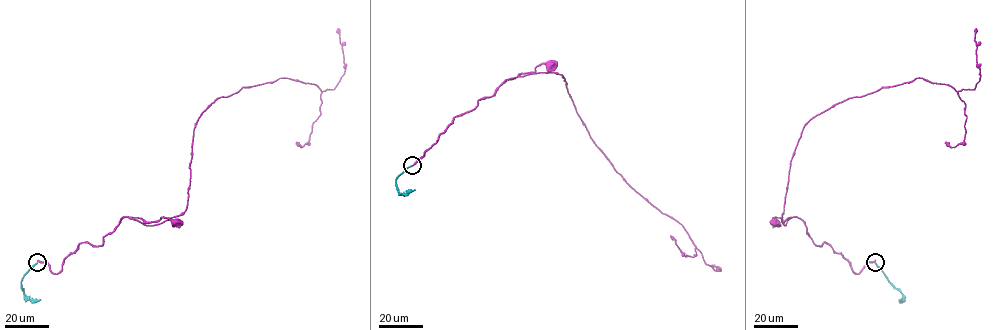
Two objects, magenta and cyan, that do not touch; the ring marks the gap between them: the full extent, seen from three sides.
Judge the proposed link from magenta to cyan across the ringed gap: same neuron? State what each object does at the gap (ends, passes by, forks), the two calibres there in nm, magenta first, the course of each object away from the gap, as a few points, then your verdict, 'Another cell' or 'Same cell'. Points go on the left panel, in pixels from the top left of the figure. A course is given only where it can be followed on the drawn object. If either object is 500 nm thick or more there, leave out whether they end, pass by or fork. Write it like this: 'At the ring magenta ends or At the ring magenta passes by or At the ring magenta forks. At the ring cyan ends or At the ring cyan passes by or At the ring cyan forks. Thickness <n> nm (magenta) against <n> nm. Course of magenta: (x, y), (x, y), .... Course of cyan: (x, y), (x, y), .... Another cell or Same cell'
Thickness 500 nm (magenta) against 360 nm. Course of magenta: (38, 261), (45, 261), (57, 273), (80, 243), (100, 246), (123, 217), (147, 222), (166, 217), (175, 224). Course of cyan: (37, 262), (25, 274), (21, 289), (28, 299), (41, 299). Another cell

